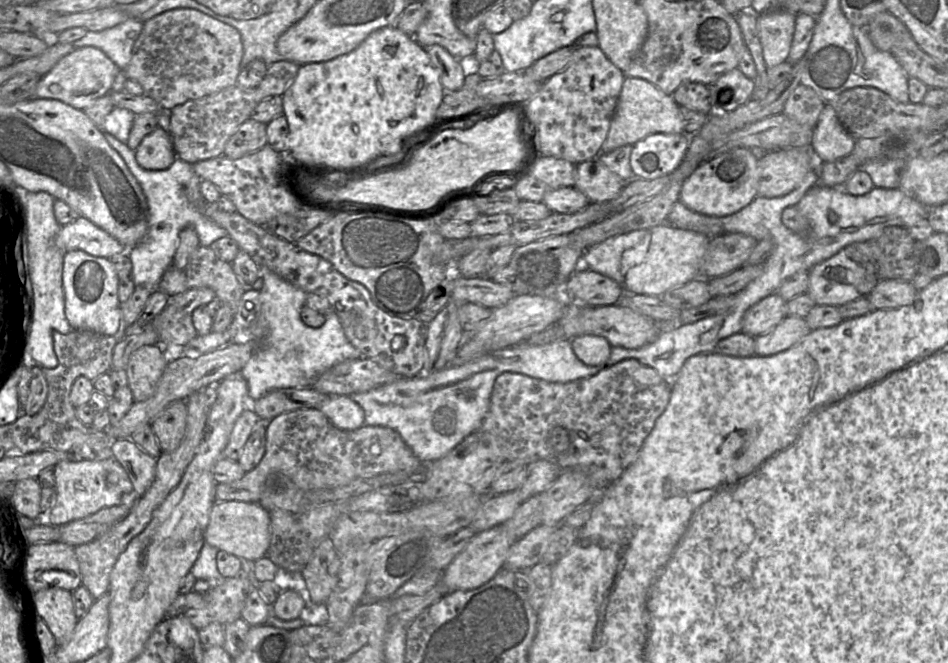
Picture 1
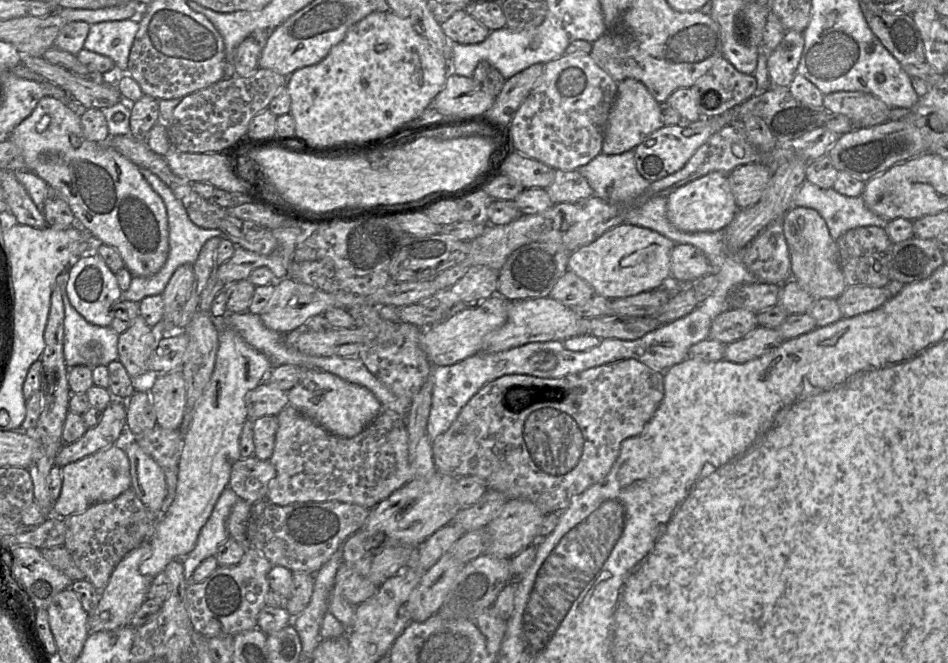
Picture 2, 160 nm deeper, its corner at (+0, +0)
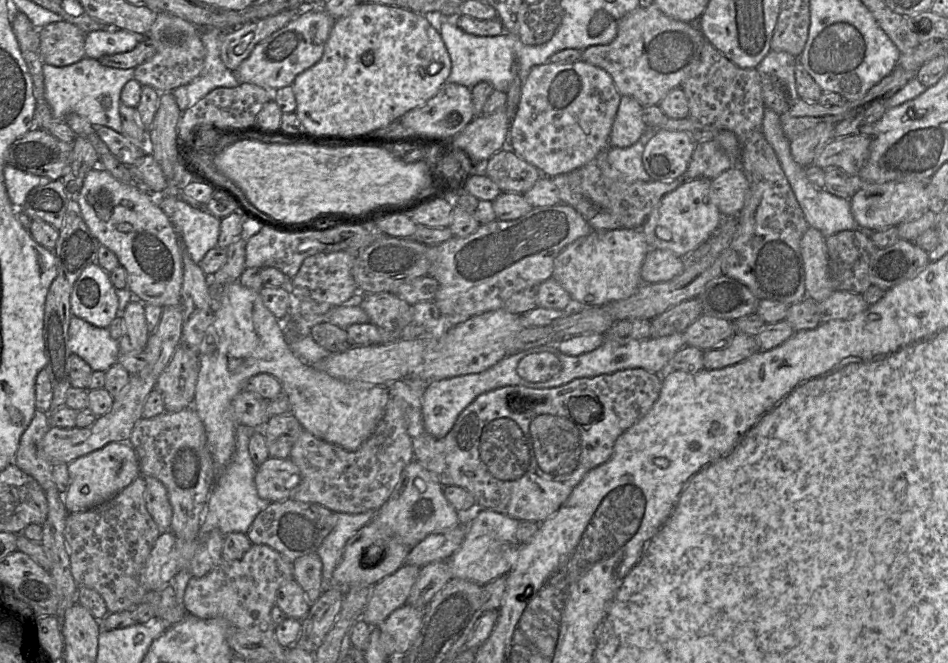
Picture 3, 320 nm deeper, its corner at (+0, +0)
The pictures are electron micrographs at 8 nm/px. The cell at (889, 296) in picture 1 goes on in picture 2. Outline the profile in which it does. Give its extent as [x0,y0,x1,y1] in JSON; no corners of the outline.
[836,286,890,317]

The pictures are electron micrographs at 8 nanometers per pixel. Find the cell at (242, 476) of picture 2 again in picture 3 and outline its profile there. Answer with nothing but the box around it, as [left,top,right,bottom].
[254,457,300,502]

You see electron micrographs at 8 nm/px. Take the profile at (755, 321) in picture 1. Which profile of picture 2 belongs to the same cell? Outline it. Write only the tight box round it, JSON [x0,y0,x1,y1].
[707,309,757,345]

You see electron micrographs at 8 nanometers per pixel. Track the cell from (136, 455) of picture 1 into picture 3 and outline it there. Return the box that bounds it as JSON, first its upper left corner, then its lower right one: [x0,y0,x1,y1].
[143,476,172,533]

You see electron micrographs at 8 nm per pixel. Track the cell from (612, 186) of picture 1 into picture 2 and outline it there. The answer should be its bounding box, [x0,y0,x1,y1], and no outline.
[546,170,594,204]

